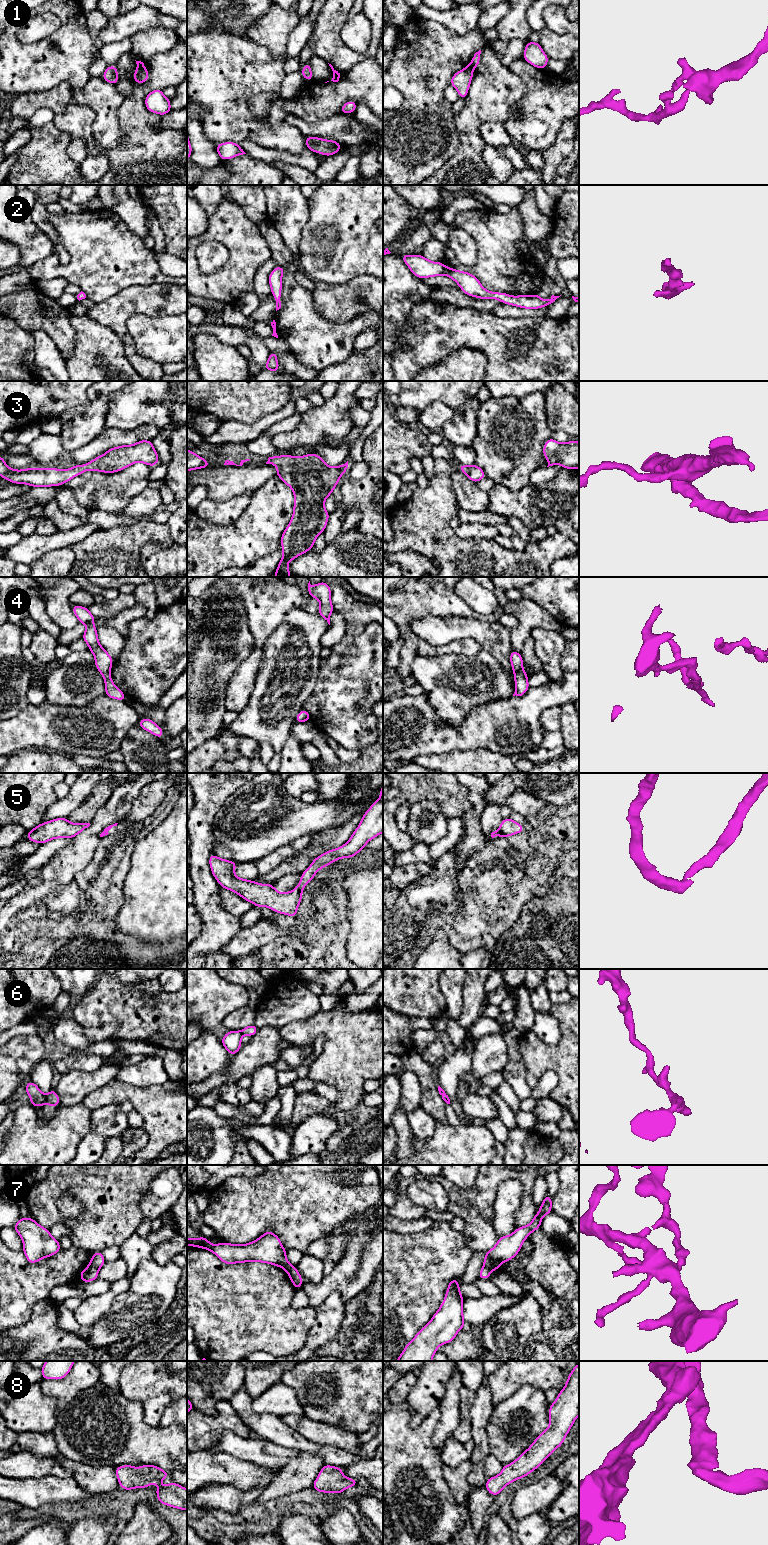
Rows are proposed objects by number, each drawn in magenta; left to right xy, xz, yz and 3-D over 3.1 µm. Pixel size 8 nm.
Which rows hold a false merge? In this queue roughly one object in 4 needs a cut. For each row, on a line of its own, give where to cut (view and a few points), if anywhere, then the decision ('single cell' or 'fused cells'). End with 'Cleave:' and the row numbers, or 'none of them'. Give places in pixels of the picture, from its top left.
1: yz (469, 65), (472, 69) | fused cells
2: no cut | single cell
3: no cut | single cell
4: no cut | single cell
5: no cut | single cell
6: xy (44, 1095), (47, 1103) | fused cells
7: xy (89, 1263), (98, 1270) | fused cells
8: no cut | single cell
Cleave: 1, 6, 7

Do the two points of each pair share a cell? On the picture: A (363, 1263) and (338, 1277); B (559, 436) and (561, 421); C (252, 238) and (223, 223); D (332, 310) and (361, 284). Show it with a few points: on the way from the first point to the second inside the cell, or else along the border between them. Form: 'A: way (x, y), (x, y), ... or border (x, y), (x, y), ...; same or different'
A: way (357, 1268), (348, 1277), (344, 1277); same
B: border (553, 431), (563, 430), (568, 435); different
C: way (245, 238), (242, 238), (230, 227); same
D: way (339, 303), (342, 303), (354, 291); same

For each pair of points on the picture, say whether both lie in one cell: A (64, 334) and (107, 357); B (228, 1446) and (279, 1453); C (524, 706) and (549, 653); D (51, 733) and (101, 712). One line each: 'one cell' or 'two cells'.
A: two cells
B: one cell
C: two cells
D: one cell

